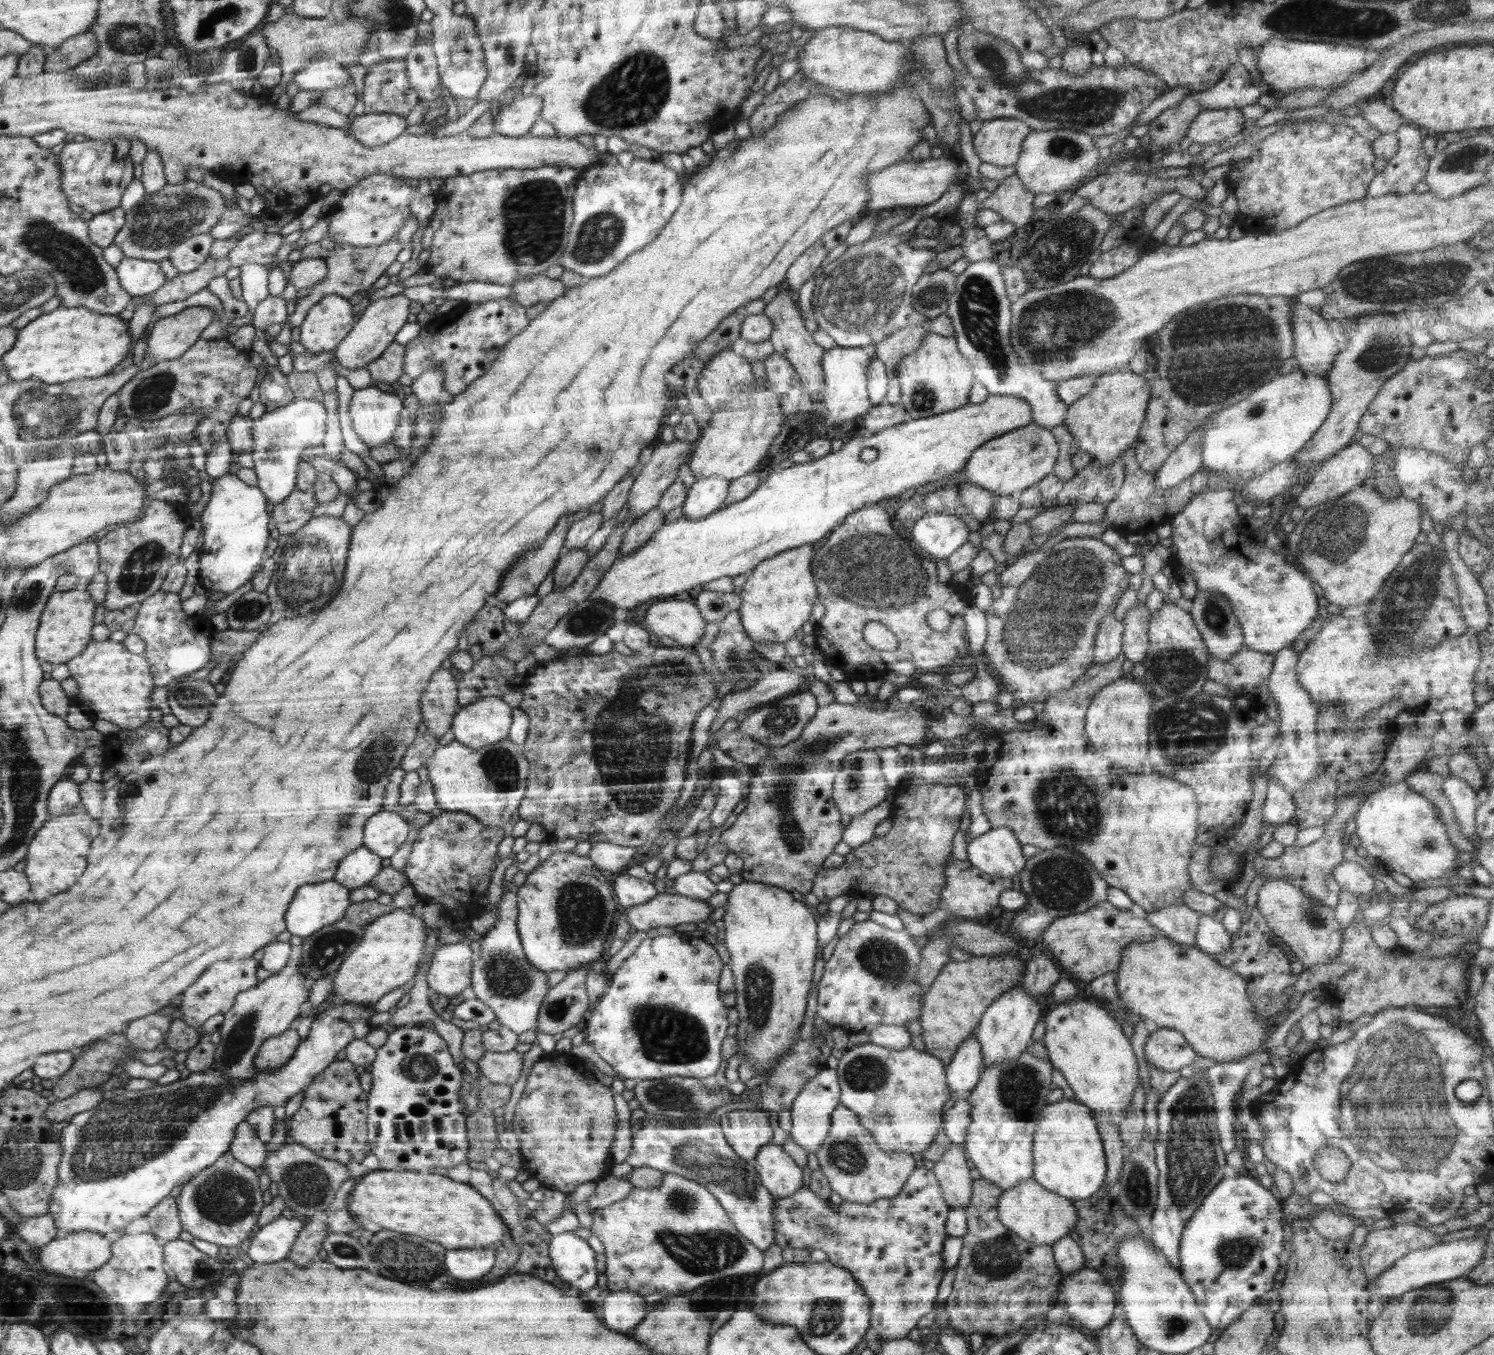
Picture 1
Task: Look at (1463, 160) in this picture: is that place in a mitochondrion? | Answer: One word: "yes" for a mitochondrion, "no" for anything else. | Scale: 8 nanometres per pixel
yes

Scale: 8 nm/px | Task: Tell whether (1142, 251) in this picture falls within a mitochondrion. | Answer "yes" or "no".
no

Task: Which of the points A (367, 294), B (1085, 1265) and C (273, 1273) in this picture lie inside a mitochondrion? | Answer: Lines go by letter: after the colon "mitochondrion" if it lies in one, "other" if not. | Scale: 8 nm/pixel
A: other
B: other
C: other

